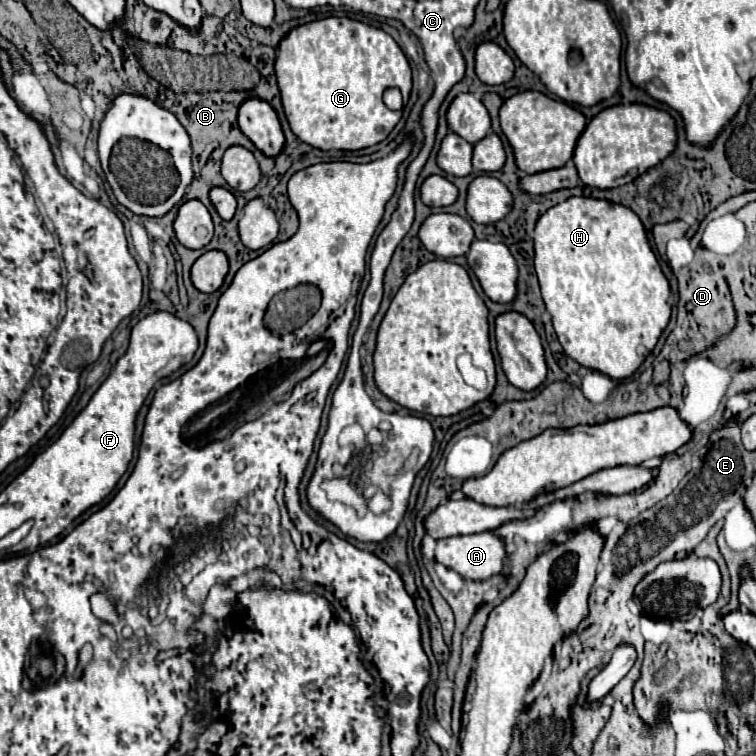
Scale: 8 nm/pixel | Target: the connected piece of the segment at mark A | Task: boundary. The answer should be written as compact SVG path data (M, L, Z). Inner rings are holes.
M484 531L474 535L438 539L434 557L444 567L458 571L458 575L464 579L480 581L502 571L506 549L498 535Z

